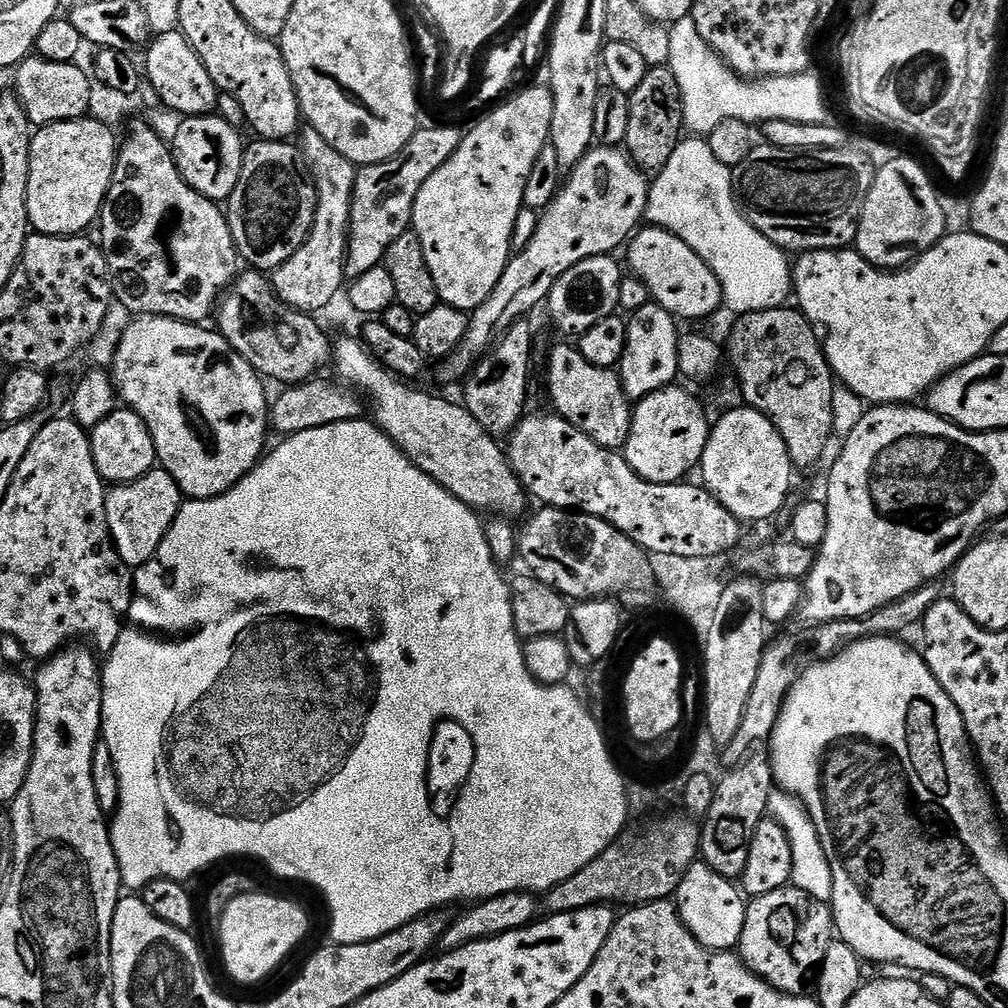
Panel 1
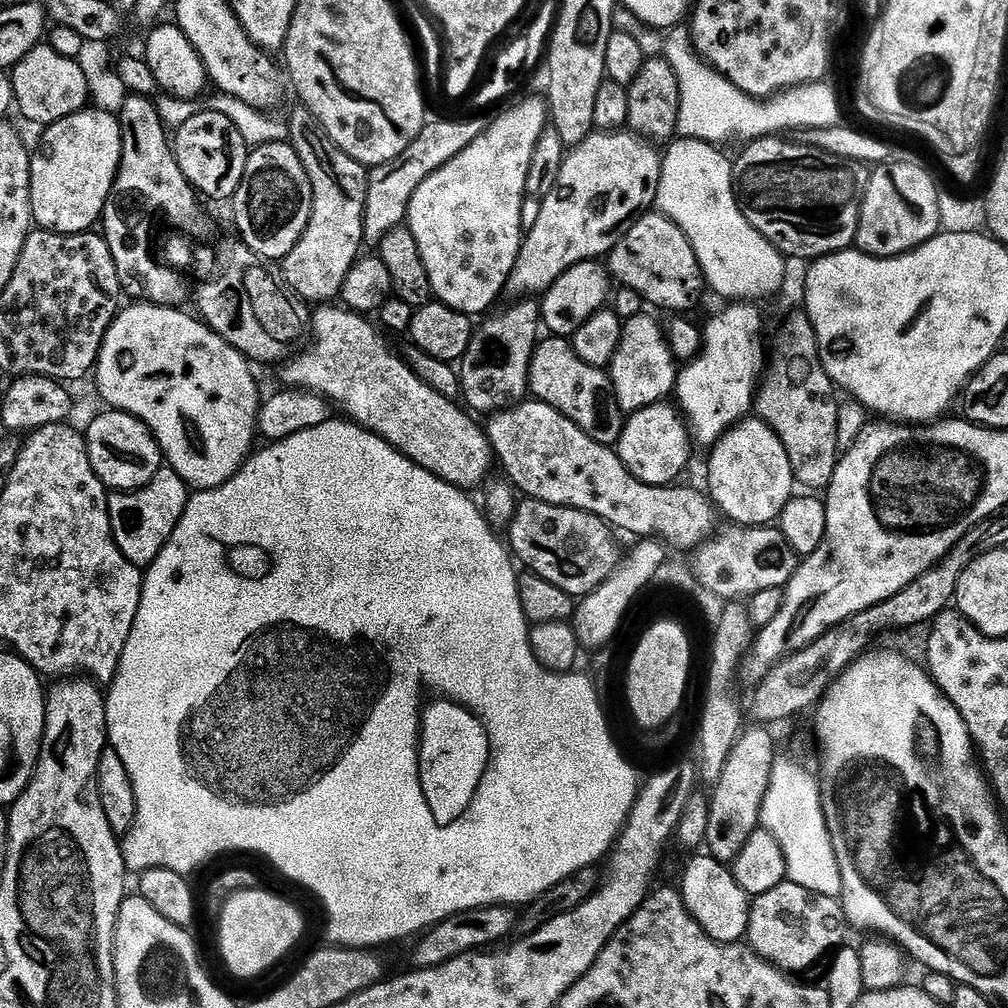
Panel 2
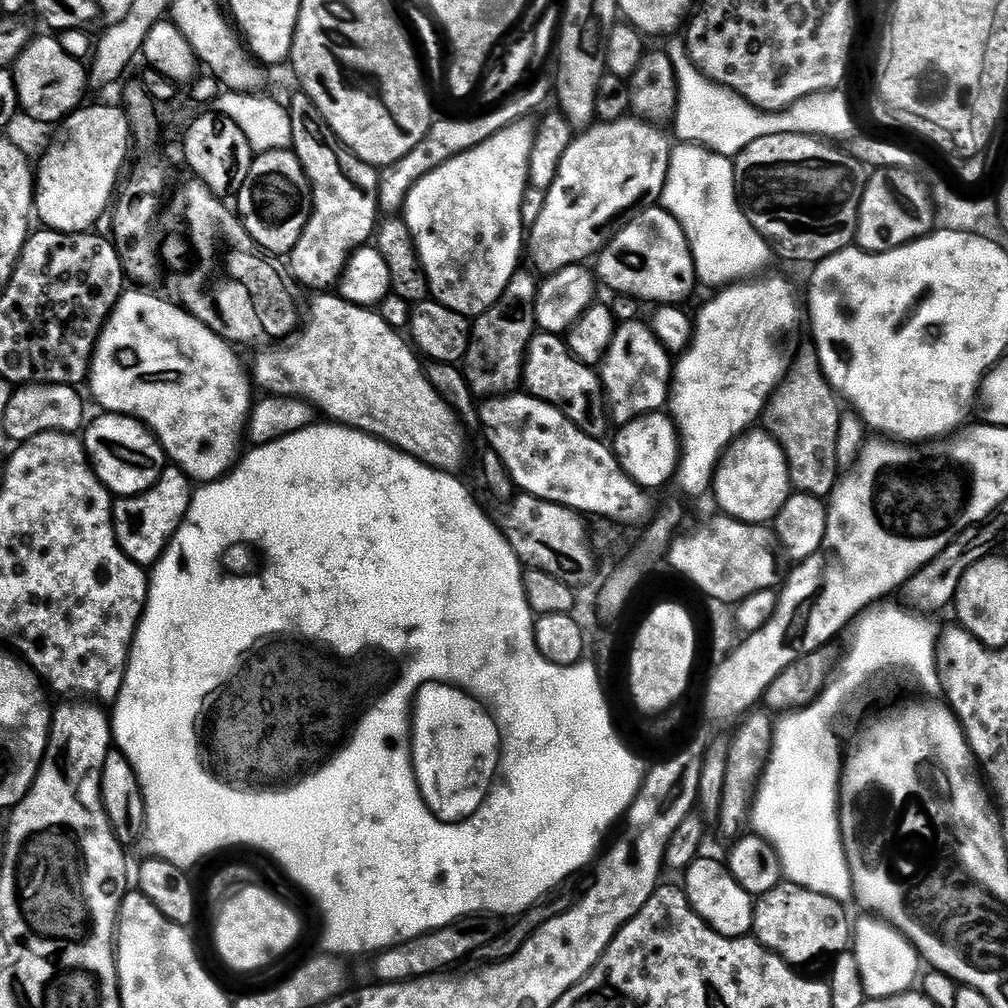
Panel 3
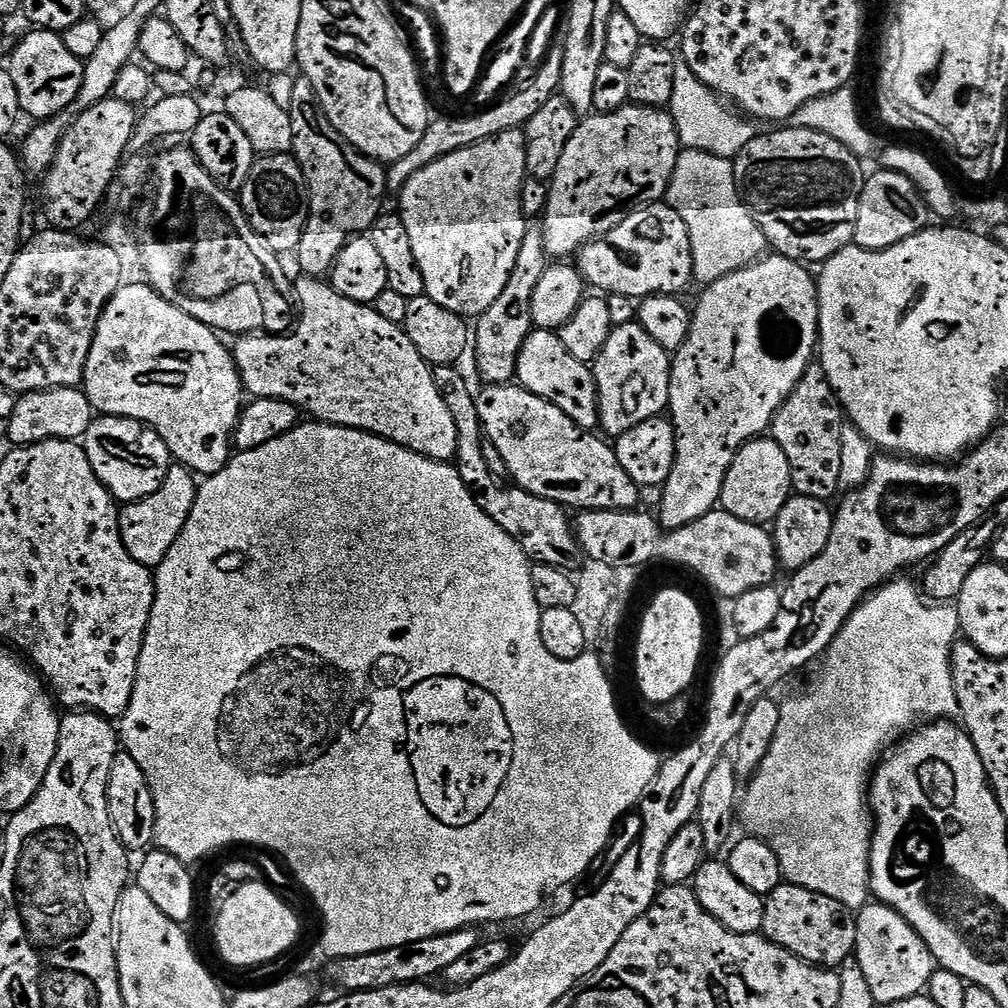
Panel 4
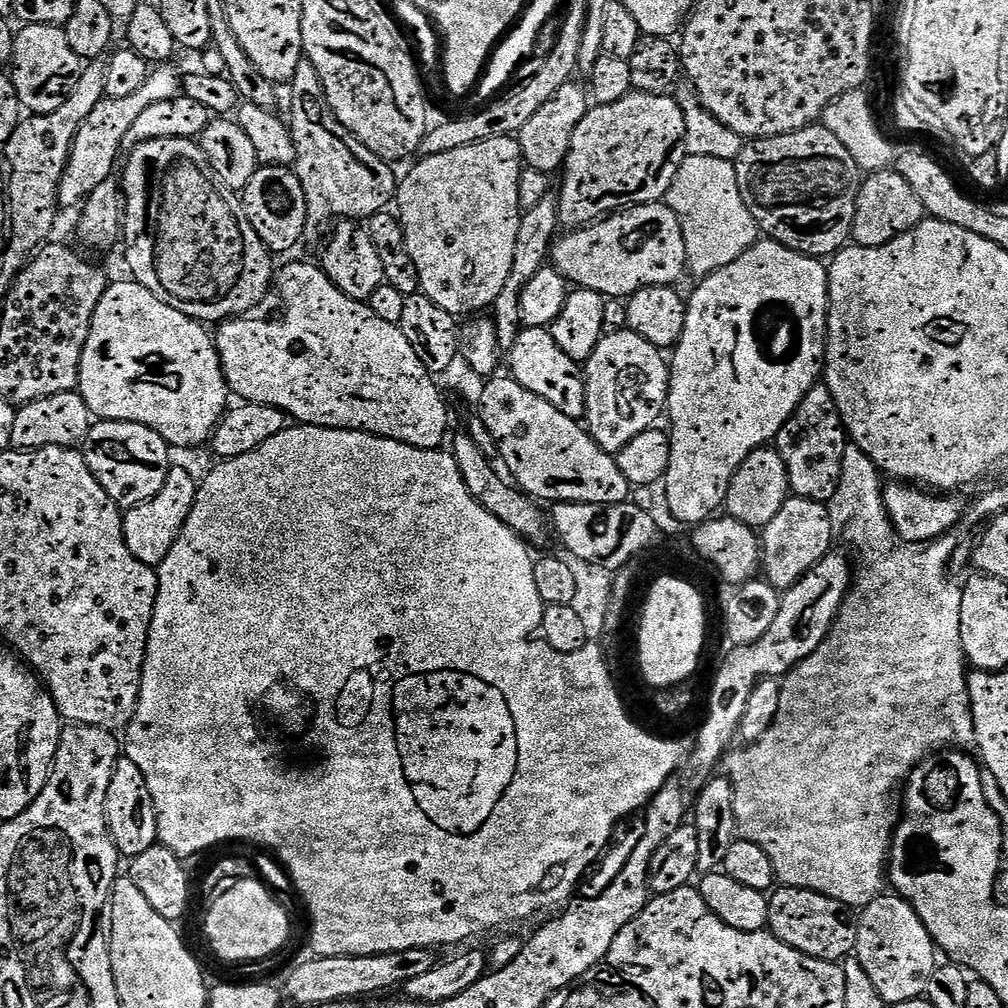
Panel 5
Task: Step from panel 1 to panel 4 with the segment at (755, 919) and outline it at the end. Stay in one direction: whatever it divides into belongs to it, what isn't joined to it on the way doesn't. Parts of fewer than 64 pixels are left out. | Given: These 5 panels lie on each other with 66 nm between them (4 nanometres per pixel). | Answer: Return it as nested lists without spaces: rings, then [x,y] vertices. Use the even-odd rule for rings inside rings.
[[[781,882],[765,899],[762,932],[772,943],[817,966],[839,966],[856,950],[853,913],[834,898],[791,882]]]

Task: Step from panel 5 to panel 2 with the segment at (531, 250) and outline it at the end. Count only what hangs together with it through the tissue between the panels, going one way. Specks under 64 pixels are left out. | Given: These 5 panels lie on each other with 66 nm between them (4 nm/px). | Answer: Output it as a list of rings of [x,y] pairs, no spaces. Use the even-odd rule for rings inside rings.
[[[524,302],[475,329],[467,353],[458,366],[460,394],[469,411],[488,416],[525,399],[529,389],[529,363],[540,340],[540,321],[541,307],[536,302]]]

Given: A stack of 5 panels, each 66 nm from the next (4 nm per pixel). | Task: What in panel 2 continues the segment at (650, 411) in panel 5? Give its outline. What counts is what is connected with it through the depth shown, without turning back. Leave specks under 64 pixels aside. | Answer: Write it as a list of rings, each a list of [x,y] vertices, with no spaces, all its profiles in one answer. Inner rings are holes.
[[[648,314],[625,319],[622,338],[610,365],[610,375],[618,406],[625,414],[667,401],[676,387],[678,364],[668,349],[668,337],[662,324],[660,328],[659,322]]]

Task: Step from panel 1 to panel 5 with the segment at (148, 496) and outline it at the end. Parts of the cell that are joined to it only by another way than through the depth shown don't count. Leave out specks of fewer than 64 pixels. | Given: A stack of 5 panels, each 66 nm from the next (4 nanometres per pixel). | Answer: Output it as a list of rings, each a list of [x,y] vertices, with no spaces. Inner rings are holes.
[[[173,466],[168,472],[166,486],[162,486],[162,490],[154,494],[154,498],[123,513],[126,546],[130,546],[130,554],[134,554],[138,562],[158,566],[168,557],[174,542],[180,536],[180,531],[184,529],[184,523],[190,518],[190,510],[196,501],[197,487],[197,477],[192,477],[180,466]]]

